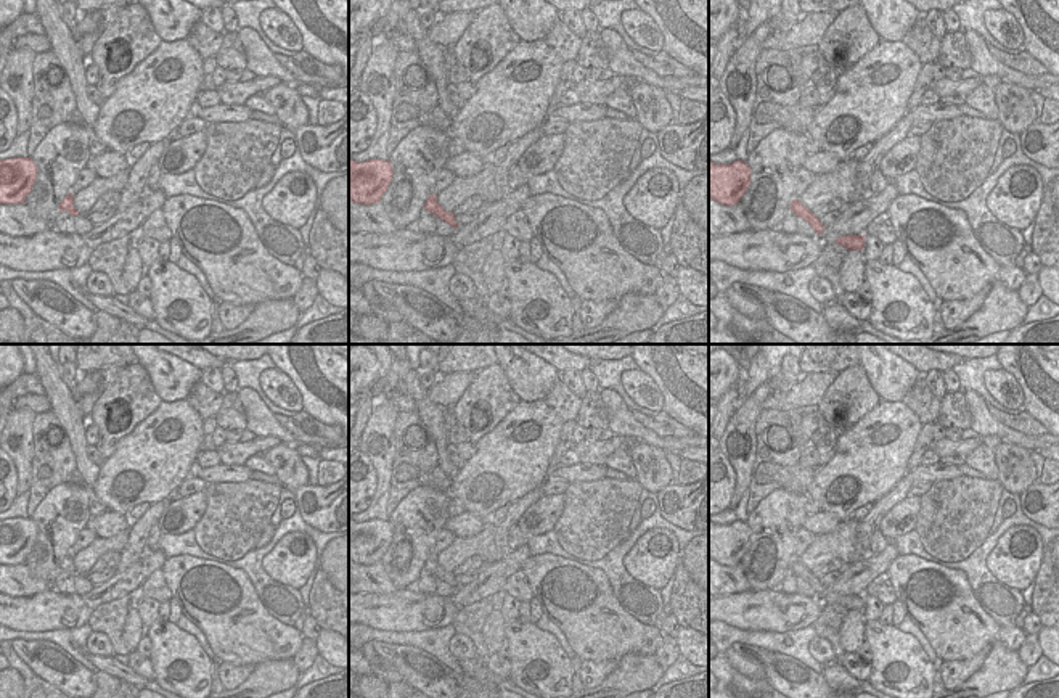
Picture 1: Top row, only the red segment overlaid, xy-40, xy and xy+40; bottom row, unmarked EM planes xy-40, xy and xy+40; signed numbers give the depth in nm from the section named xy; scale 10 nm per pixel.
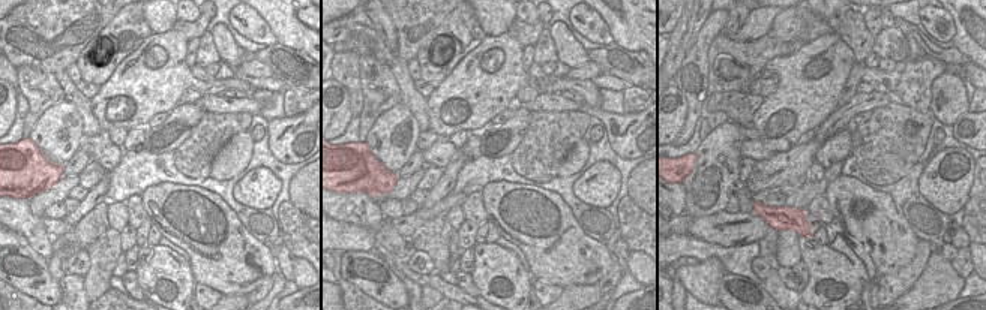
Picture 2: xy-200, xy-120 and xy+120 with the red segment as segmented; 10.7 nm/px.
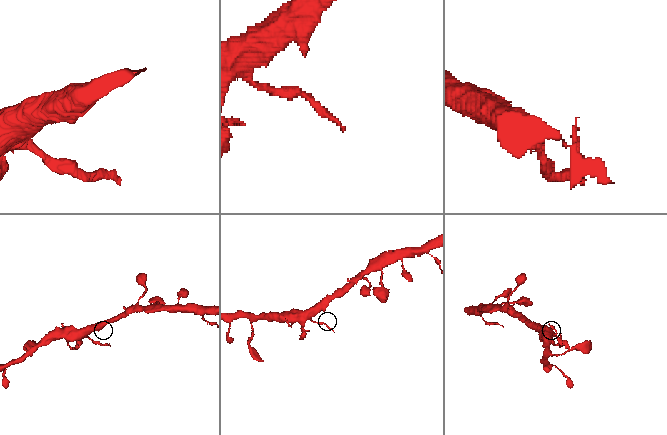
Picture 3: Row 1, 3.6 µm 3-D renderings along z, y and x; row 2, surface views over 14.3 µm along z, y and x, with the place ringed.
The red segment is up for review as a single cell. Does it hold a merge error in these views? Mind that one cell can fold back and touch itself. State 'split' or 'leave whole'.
split

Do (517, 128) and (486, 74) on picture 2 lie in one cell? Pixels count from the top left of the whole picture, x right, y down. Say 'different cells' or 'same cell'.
different cells

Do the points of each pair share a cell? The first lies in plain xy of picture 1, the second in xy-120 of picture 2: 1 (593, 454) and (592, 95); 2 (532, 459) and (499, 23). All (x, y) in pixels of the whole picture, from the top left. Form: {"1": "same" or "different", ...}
{"1": "different", "2": "different"}

